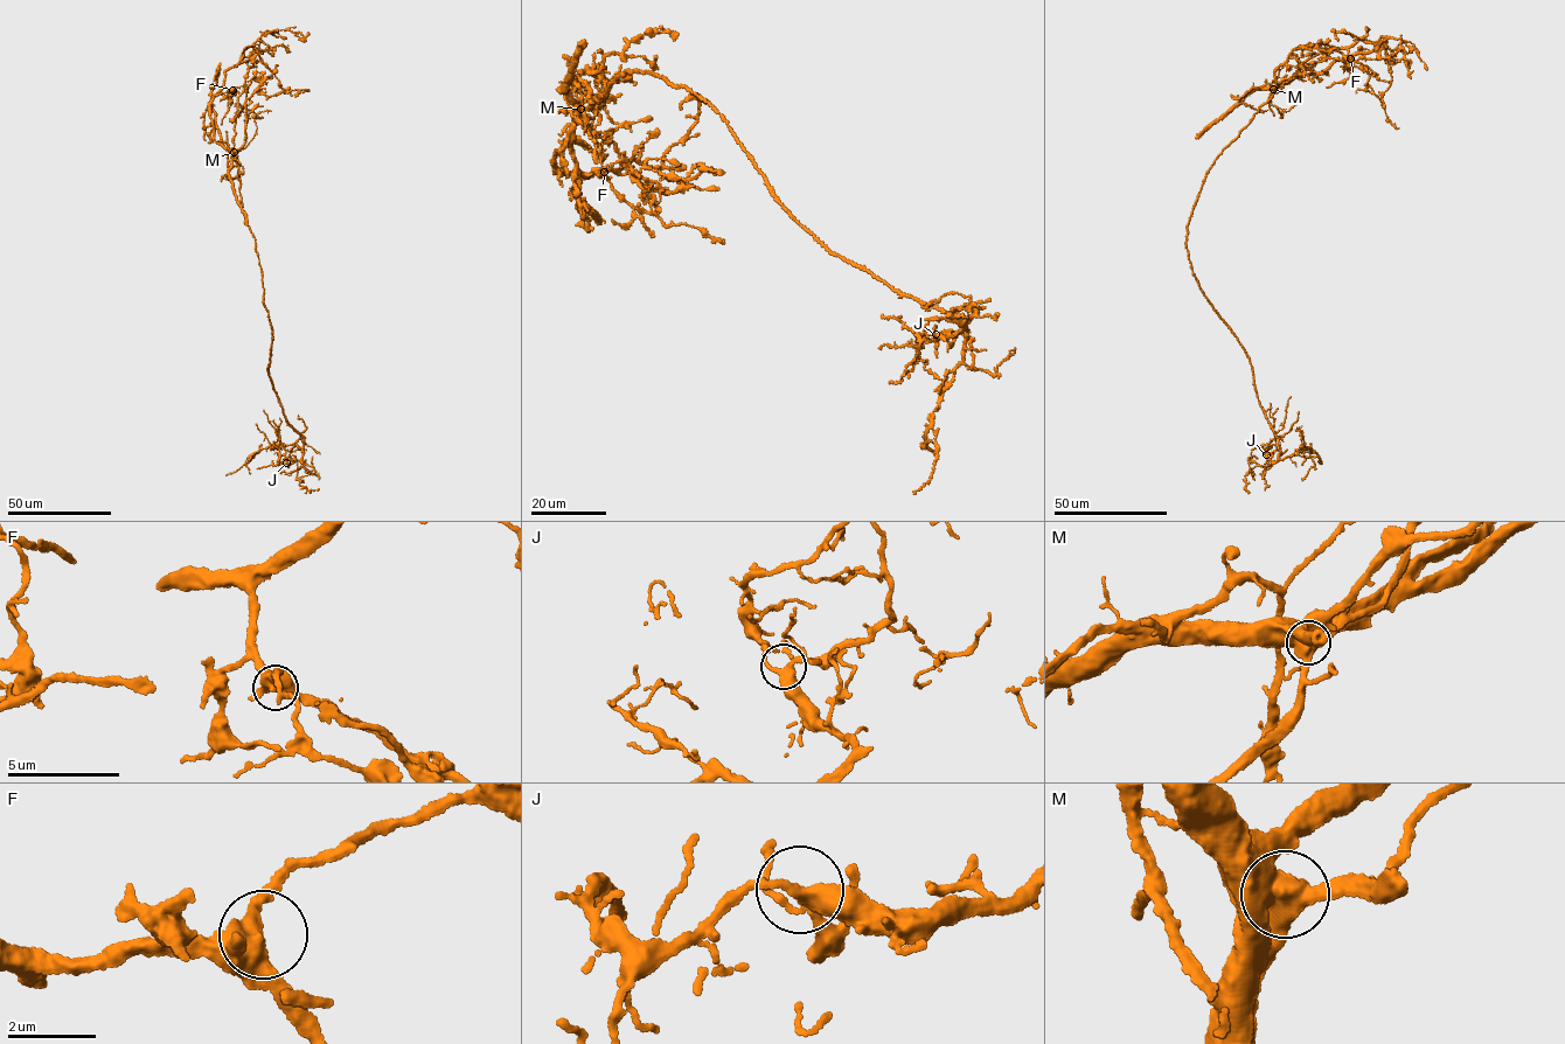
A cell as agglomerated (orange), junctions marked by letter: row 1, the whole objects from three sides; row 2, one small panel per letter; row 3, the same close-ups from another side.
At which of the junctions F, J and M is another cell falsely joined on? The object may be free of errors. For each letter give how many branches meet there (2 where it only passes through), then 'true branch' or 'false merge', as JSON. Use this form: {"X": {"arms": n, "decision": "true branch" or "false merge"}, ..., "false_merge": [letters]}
{"F": {"arms": 4, "decision": "true branch"}, "J": {"arms": 5, "decision": "true branch"}, "M": {"arms": 4, "decision": "false merge"}, "false_merge": ["M"]}

